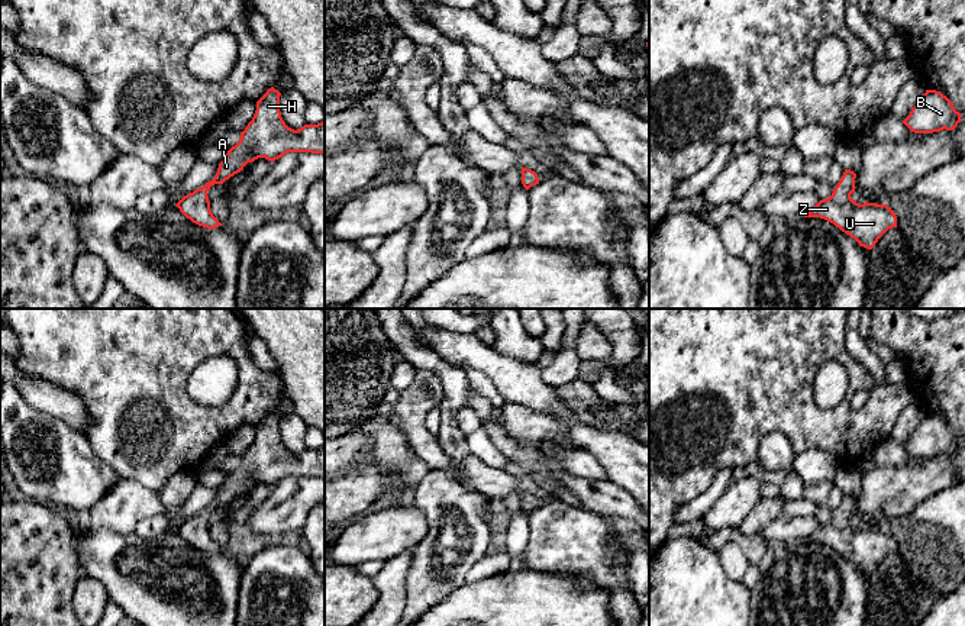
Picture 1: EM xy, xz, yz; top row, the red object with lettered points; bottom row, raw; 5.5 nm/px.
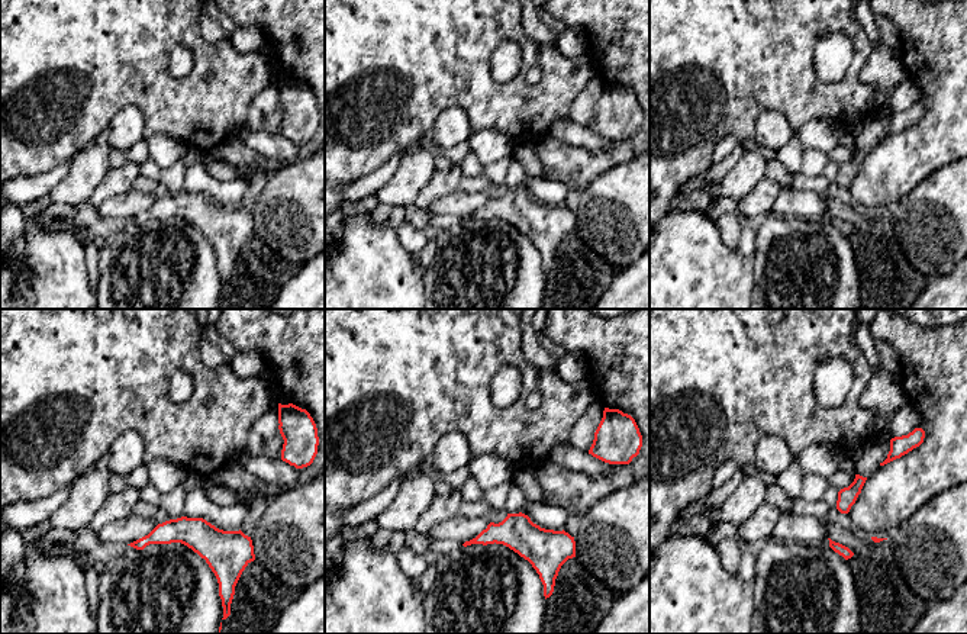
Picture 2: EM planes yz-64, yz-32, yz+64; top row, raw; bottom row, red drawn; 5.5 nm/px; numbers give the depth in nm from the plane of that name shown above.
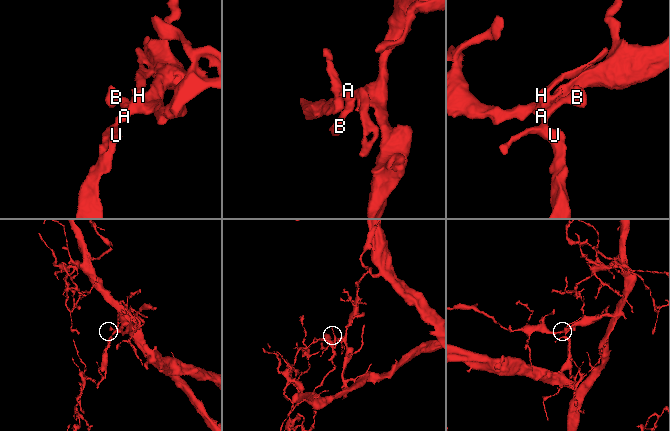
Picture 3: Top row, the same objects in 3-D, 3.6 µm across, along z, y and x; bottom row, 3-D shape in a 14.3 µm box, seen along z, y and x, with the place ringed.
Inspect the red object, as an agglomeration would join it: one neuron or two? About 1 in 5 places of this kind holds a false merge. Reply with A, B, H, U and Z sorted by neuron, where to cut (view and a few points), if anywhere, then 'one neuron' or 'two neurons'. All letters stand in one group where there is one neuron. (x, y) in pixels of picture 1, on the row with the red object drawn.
groups A B H U Z; cut none; one neuron

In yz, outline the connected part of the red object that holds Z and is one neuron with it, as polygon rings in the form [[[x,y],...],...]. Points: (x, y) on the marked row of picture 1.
[[[845,170],[840,181],[835,187],[832,196],[829,199],[820,200],[810,212],[804,214],[804,217],[820,217],[842,232],[853,238],[859,246],[866,249],[872,249],[878,239],[893,228],[897,228],[897,216],[894,210],[891,210],[887,204],[877,204],[877,203],[856,203],[851,194],[855,193],[855,178],[856,174],[851,170]]]

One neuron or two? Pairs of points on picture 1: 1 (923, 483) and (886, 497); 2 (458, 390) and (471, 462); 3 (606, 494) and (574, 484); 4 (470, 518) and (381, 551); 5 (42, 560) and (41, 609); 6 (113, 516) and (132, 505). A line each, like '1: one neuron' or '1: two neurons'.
1: one neuron
2: two neurons
3: one neuron
4: two neurons
5: one neuron
6: one neuron

